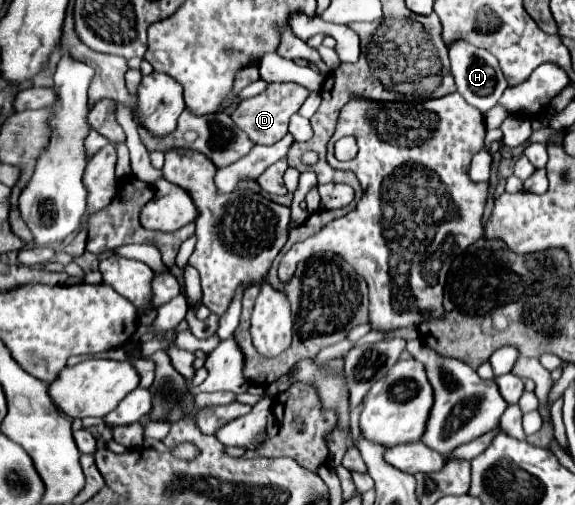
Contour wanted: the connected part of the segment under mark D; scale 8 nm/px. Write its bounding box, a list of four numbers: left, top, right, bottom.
[231,83,309,145]

